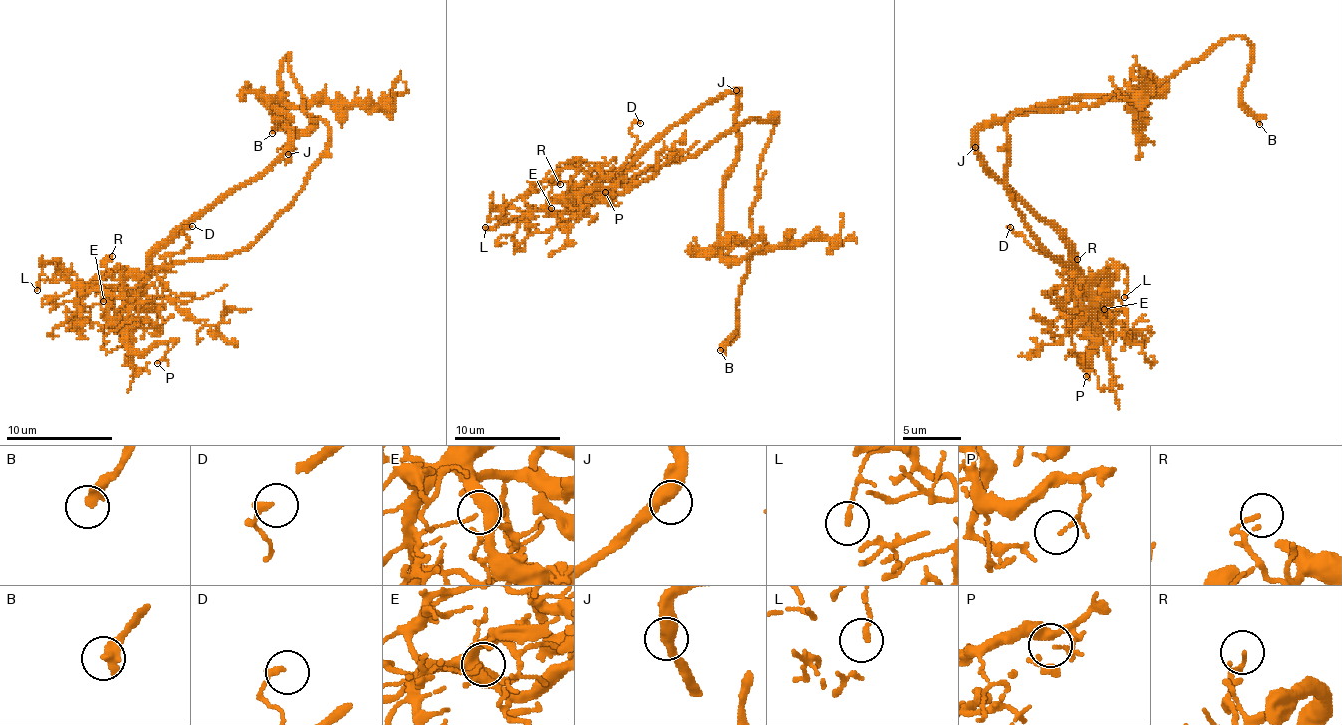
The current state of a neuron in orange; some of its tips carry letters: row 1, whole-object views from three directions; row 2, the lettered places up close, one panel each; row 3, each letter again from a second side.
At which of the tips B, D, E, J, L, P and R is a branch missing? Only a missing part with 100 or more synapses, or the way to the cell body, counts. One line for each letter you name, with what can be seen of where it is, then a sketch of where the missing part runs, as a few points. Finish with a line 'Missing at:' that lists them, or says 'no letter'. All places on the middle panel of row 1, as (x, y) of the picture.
B: Place: (720, 350). Course of what is missing: (720, 350), (731, 361), (728, 369), (720, 366)
Missing at: B

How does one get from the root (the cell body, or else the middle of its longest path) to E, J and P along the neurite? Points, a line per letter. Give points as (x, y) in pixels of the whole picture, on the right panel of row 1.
E: (1007, 171), (1010, 200), (1042, 247), (1057, 262), (1074, 265), (1089, 280), (1110, 280), (1107, 315), (1104, 309)
J: (1007, 171), (1007, 124), (1025, 109), (1095, 106), (1119, 92), (1160, 94), (1060, 97), (986, 121), (975, 147)
P: (1007, 171), (1025, 227), (1057, 262), (1080, 271), (1098, 303), (1092, 353), (1083, 365), (1080, 356), (1086, 376)

